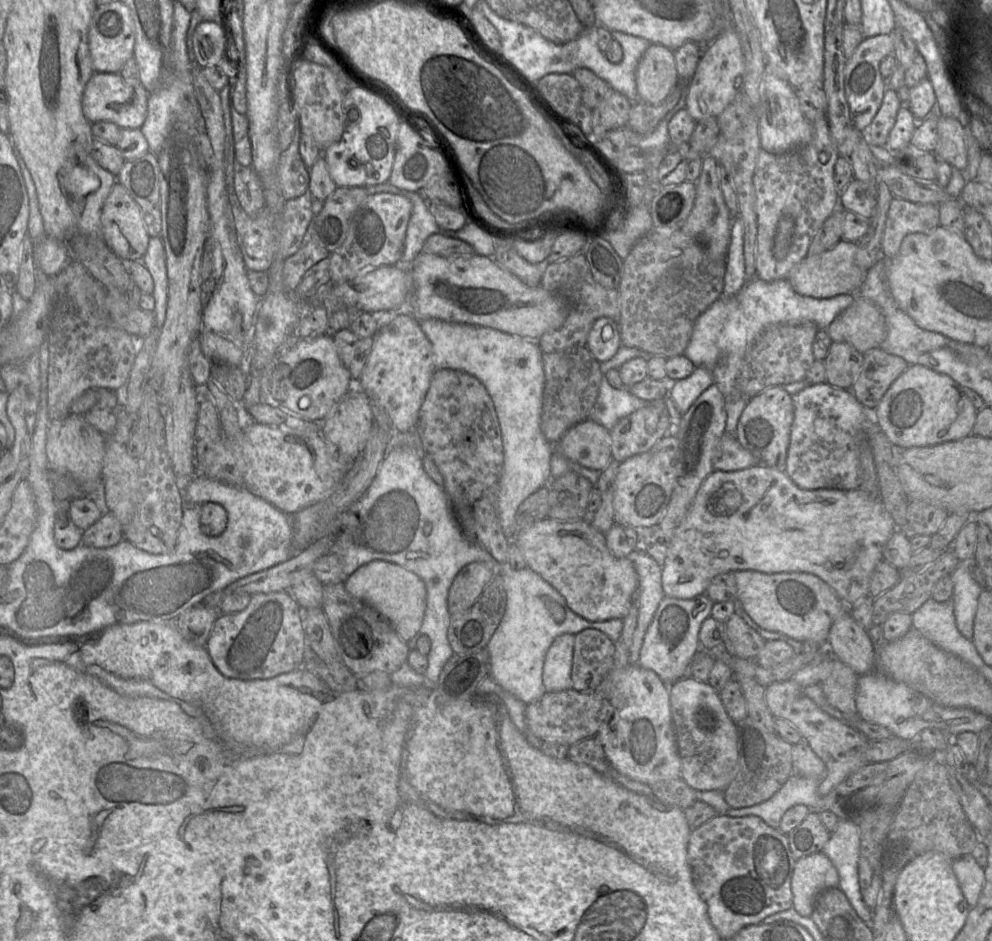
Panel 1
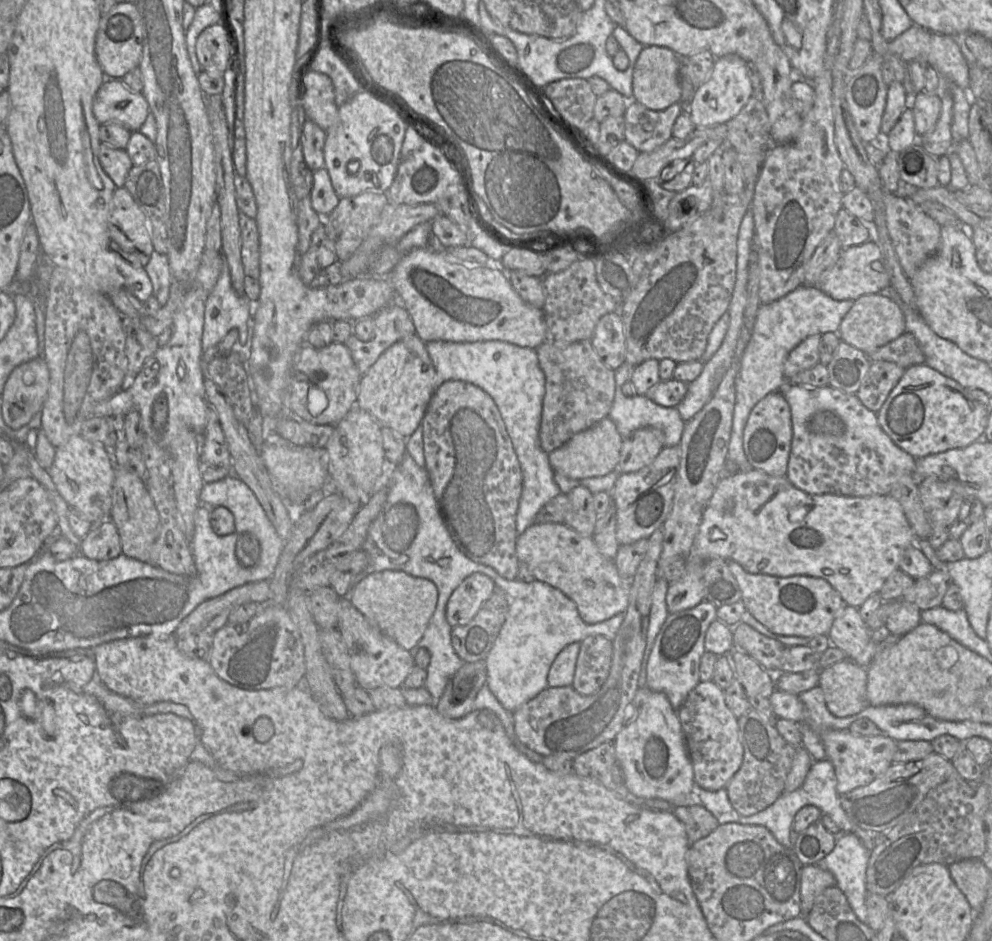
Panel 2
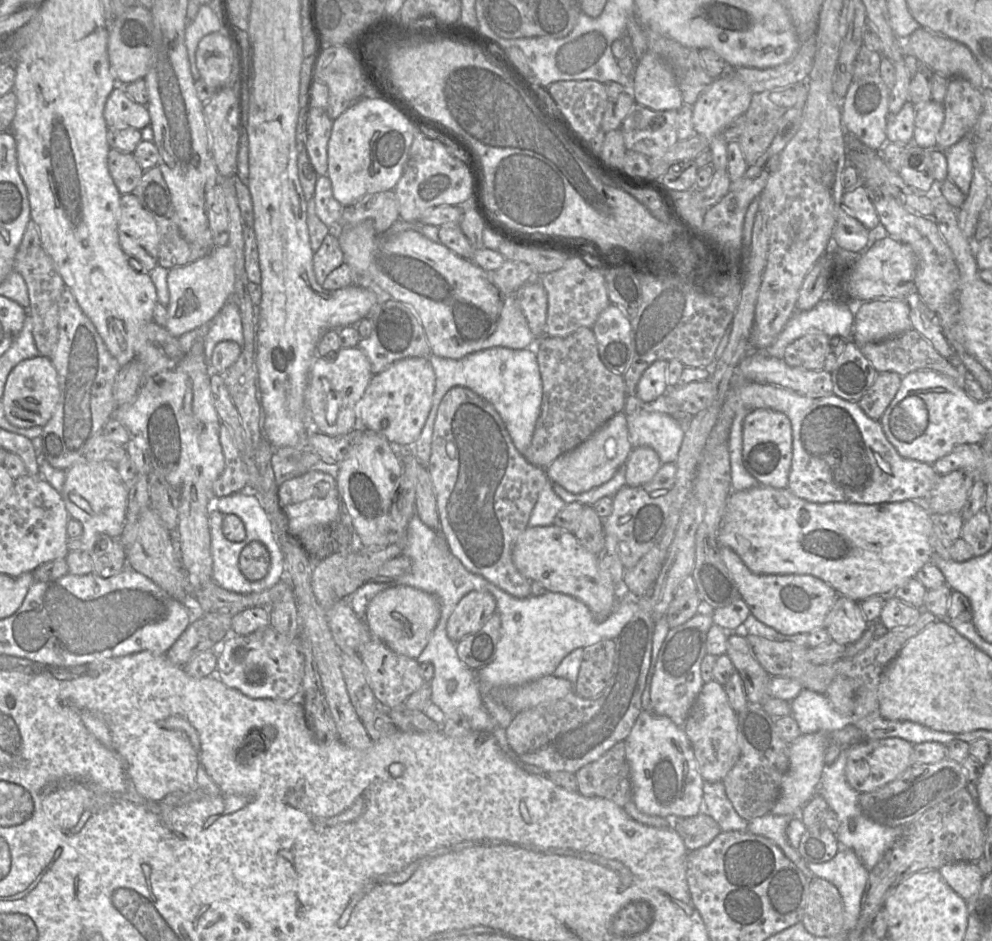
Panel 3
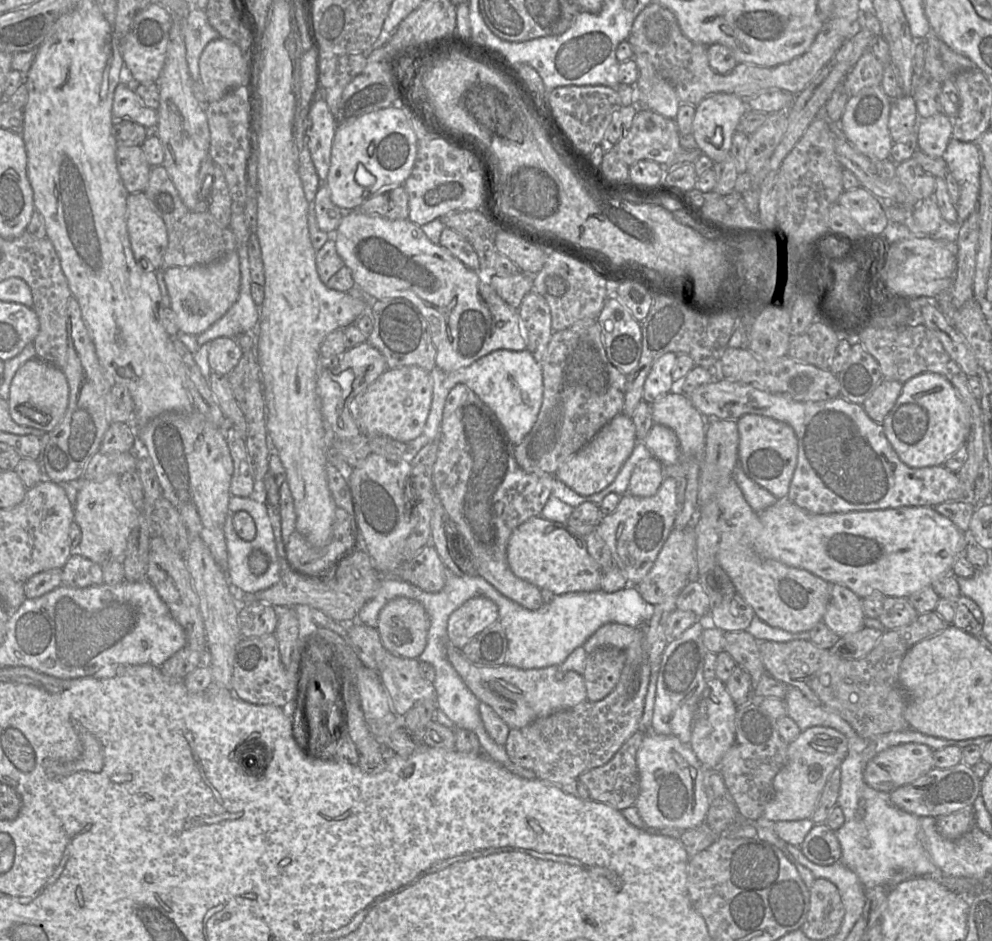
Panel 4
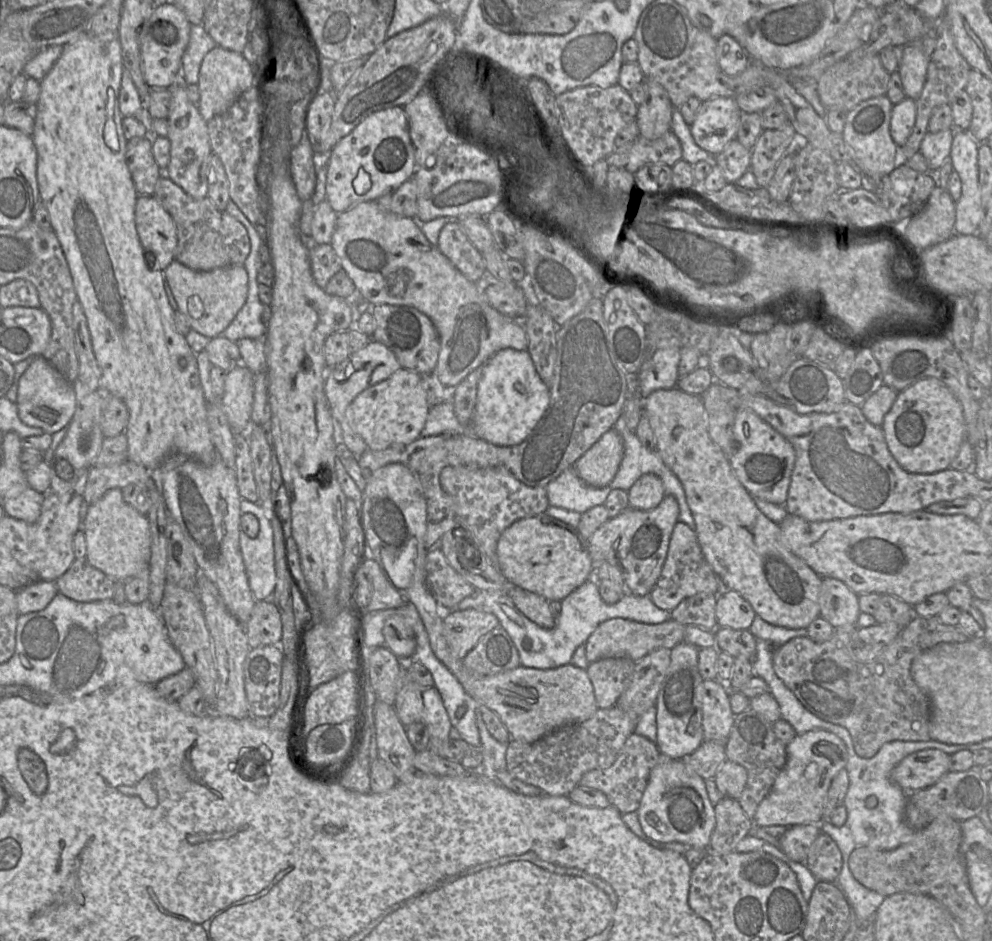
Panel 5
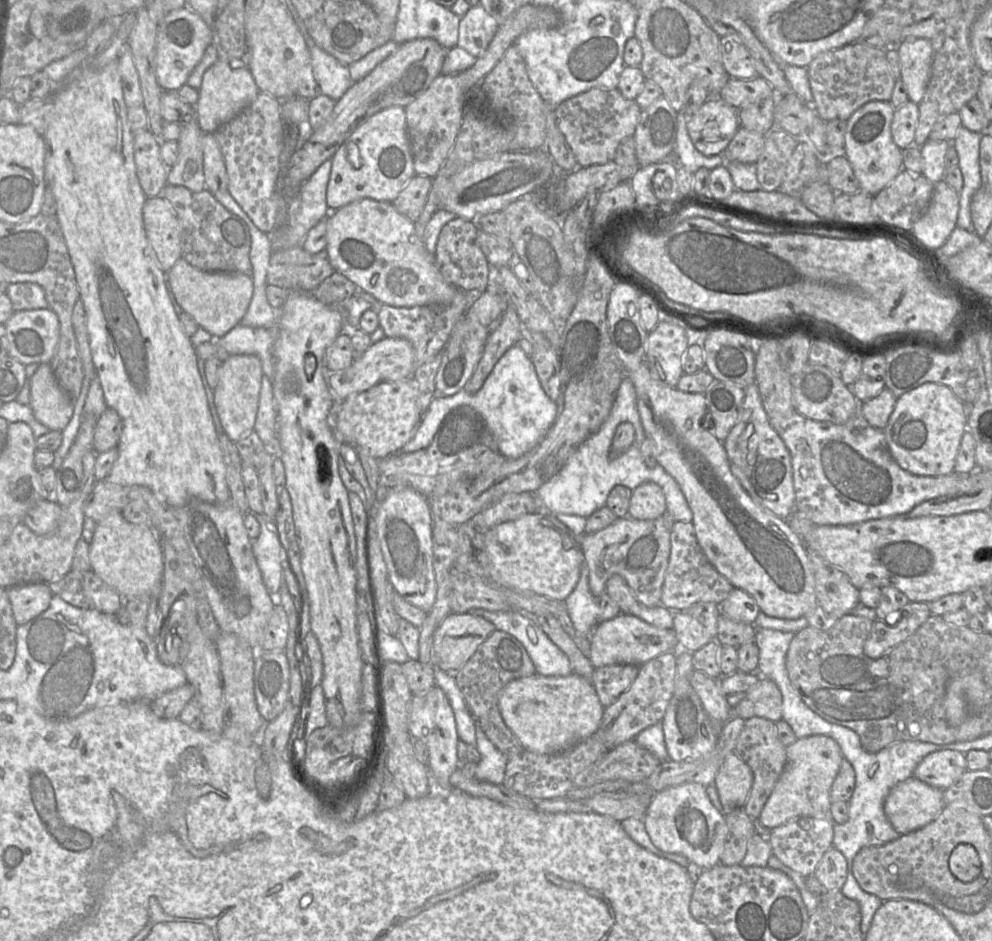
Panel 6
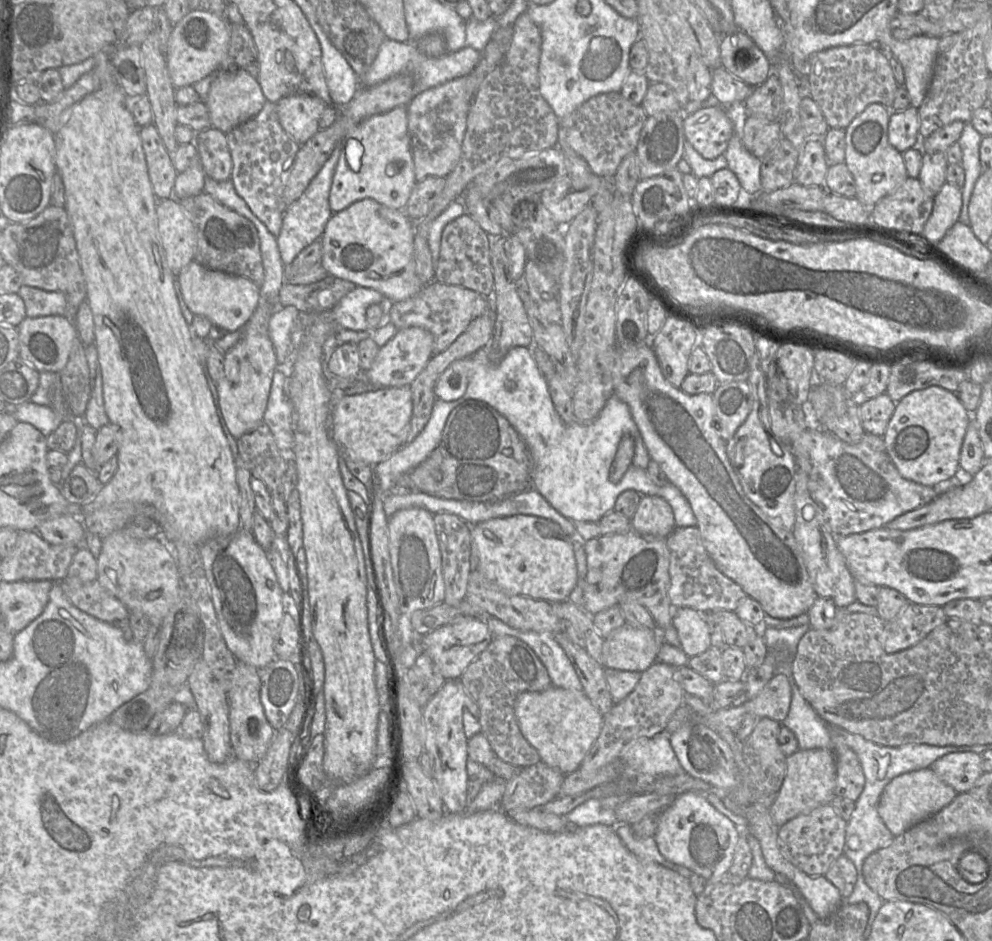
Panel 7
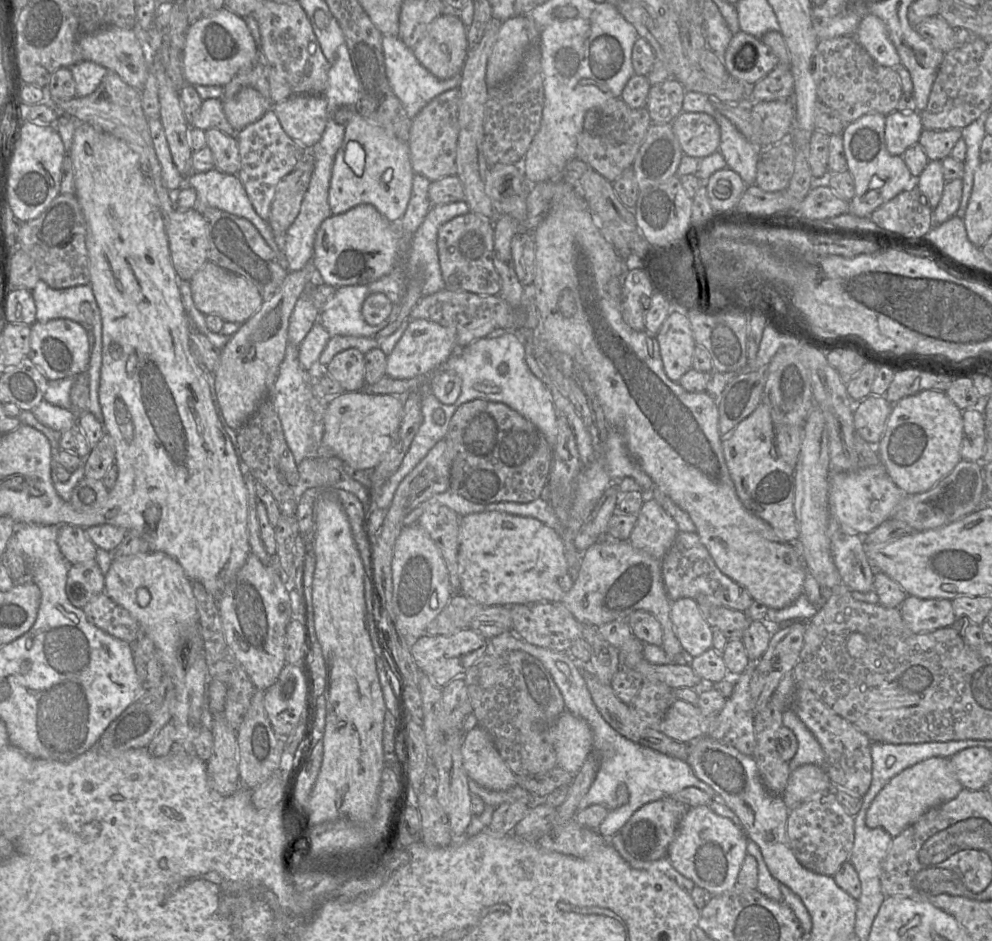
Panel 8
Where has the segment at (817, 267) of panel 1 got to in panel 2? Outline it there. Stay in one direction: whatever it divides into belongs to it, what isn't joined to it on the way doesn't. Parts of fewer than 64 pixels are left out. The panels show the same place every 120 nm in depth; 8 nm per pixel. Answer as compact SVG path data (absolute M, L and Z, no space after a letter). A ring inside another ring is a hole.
M873 241L842 250L837 262L828 269L815 287L835 300L857 300L869 294L882 293L890 287L890 276L880 247Z

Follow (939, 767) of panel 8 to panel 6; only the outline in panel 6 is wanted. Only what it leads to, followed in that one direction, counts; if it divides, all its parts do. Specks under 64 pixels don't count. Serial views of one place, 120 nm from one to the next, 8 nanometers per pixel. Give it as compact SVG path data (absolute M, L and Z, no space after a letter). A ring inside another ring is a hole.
M912 776L890 790L884 812L900 835L913 832L929 824L943 810L943 791Z

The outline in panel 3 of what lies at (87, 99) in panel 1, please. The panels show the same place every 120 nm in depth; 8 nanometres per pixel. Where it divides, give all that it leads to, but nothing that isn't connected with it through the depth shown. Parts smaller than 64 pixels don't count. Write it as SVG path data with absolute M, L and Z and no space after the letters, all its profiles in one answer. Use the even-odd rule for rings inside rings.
M117 81L104 107L104 118L109 128L135 128L142 130L150 125L147 106L133 101L125 92L127 84Z

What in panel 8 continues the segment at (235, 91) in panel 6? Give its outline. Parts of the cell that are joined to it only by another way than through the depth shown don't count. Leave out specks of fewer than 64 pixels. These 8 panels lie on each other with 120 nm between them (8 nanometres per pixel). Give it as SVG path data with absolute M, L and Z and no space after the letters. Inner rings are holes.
M243 87L232 98L223 98L222 107L229 124L240 131L271 110L272 102L256 89Z

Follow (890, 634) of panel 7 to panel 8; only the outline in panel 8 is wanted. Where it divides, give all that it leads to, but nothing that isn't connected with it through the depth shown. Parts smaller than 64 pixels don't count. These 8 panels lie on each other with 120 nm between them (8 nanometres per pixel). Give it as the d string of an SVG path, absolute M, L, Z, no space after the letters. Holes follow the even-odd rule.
M907 596L900 606L905 625L914 633L951 627L956 620L951 600Z

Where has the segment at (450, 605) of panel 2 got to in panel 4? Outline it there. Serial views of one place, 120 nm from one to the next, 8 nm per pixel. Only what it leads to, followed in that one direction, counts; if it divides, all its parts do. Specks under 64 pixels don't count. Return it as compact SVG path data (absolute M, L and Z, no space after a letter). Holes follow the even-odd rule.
M486 597L469 599L449 616L448 640L456 649L462 650L475 636L497 621L498 607L492 600Z

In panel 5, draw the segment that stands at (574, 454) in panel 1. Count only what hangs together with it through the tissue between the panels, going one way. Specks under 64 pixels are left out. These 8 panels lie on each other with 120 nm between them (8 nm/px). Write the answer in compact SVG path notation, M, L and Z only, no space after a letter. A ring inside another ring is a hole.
M612 427L575 463L577 475L588 485L605 487L614 479L624 456L621 434Z

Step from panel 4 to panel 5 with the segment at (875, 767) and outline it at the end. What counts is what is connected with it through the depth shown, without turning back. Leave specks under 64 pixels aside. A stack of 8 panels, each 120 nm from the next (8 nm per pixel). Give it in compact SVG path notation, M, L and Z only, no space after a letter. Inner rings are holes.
M924 749L906 756L891 772L891 779L906 792L935 784L950 766L950 755L939 749Z

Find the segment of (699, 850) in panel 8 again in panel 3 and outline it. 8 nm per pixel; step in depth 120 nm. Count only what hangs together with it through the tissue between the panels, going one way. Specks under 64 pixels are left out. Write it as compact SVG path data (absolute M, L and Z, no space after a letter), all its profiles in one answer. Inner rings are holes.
M642 710L624 742L631 772L632 800L640 812L666 818L668 816L691 817L704 811L704 780L698 771L693 749L683 727L677 726L666 716Z

